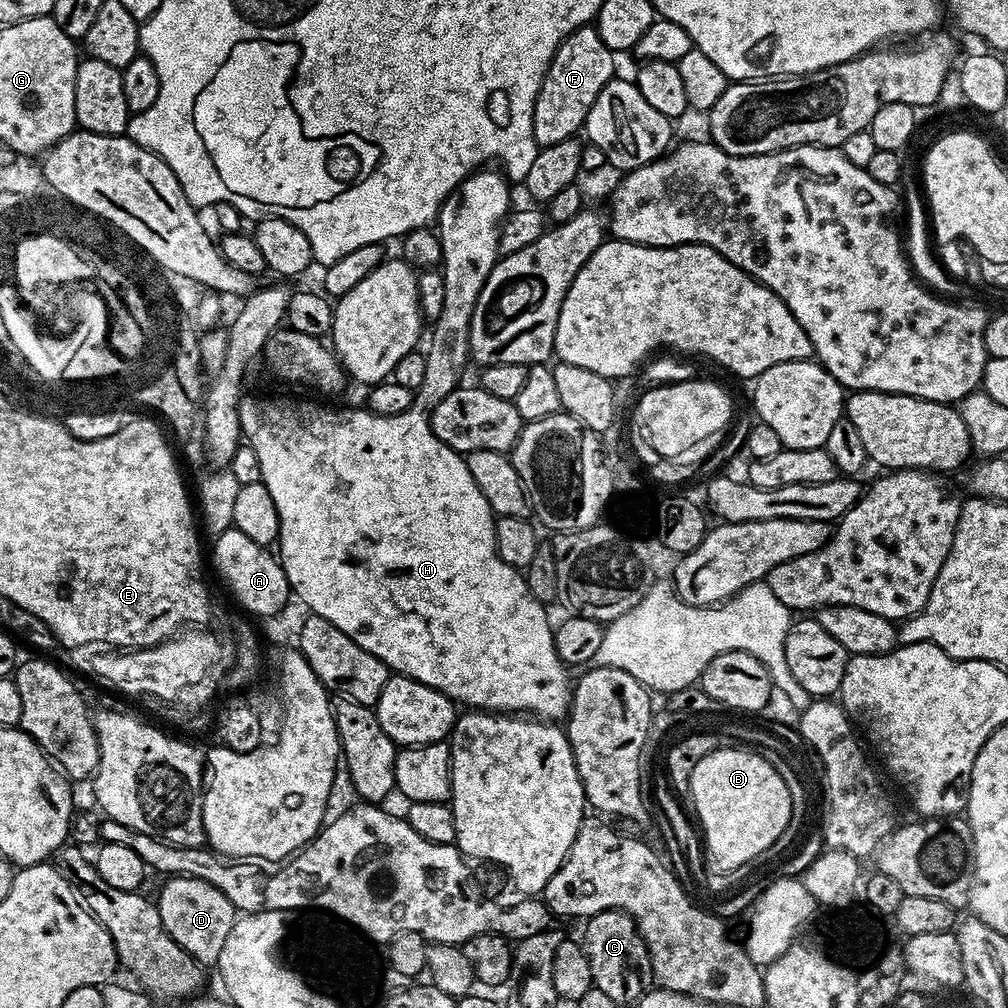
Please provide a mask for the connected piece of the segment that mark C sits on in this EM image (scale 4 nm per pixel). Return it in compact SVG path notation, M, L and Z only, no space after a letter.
M611 908L599 912L596 916L587 917L585 924L588 925L584 928L582 943L590 958L594 987L604 991L609 998L614 998L618 1006L635 1005L654 976L652 960L648 957L648 947L636 921L630 914Z

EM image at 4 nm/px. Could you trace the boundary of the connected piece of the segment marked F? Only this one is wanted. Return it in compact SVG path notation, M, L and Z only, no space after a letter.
M594 26L574 30L562 41L534 102L534 138L540 148L571 140L583 129L586 114L590 114L590 106L594 106L594 98L598 98L598 94L602 94L602 86L617 75L616 60Z

